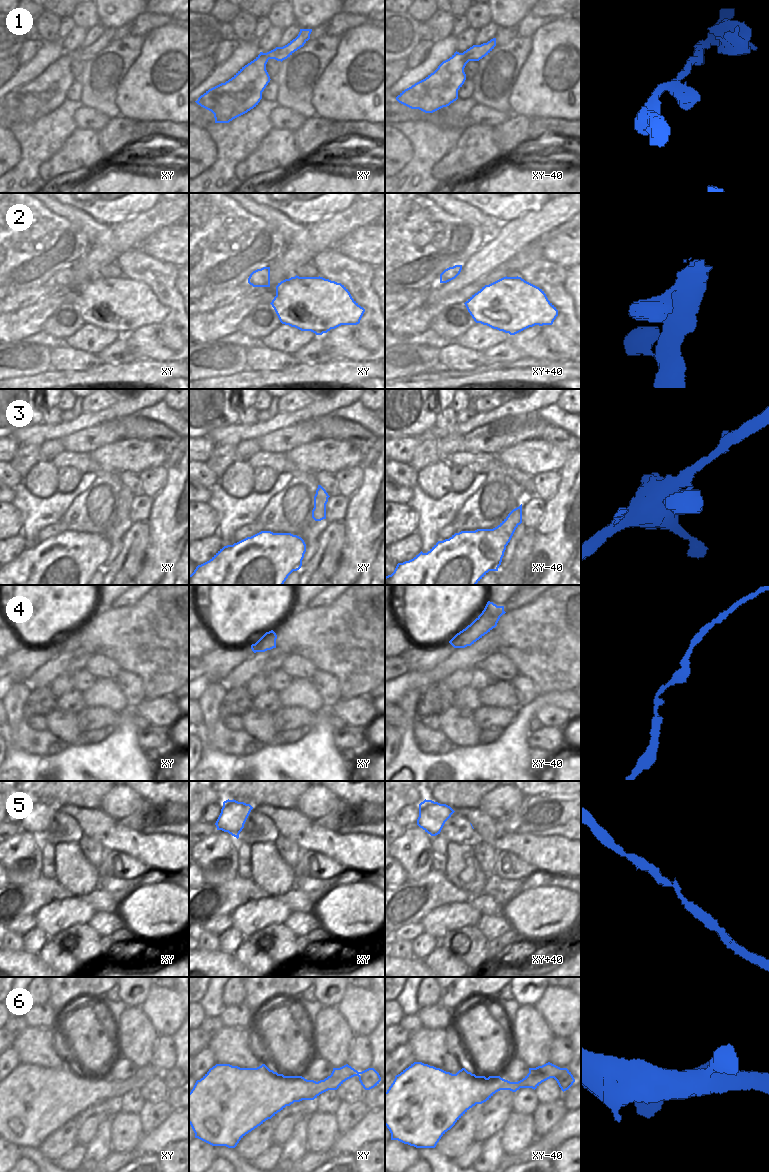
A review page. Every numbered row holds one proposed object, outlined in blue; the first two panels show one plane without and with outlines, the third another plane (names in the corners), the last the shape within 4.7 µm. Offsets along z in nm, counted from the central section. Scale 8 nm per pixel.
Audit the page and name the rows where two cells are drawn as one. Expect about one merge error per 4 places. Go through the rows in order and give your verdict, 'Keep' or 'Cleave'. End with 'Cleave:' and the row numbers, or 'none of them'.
1: Keep
2: Keep
3: Keep
4: Keep
5: Keep
6: Keep
Cleave: none of them.

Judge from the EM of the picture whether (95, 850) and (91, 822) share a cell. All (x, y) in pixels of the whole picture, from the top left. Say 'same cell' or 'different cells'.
different cells

